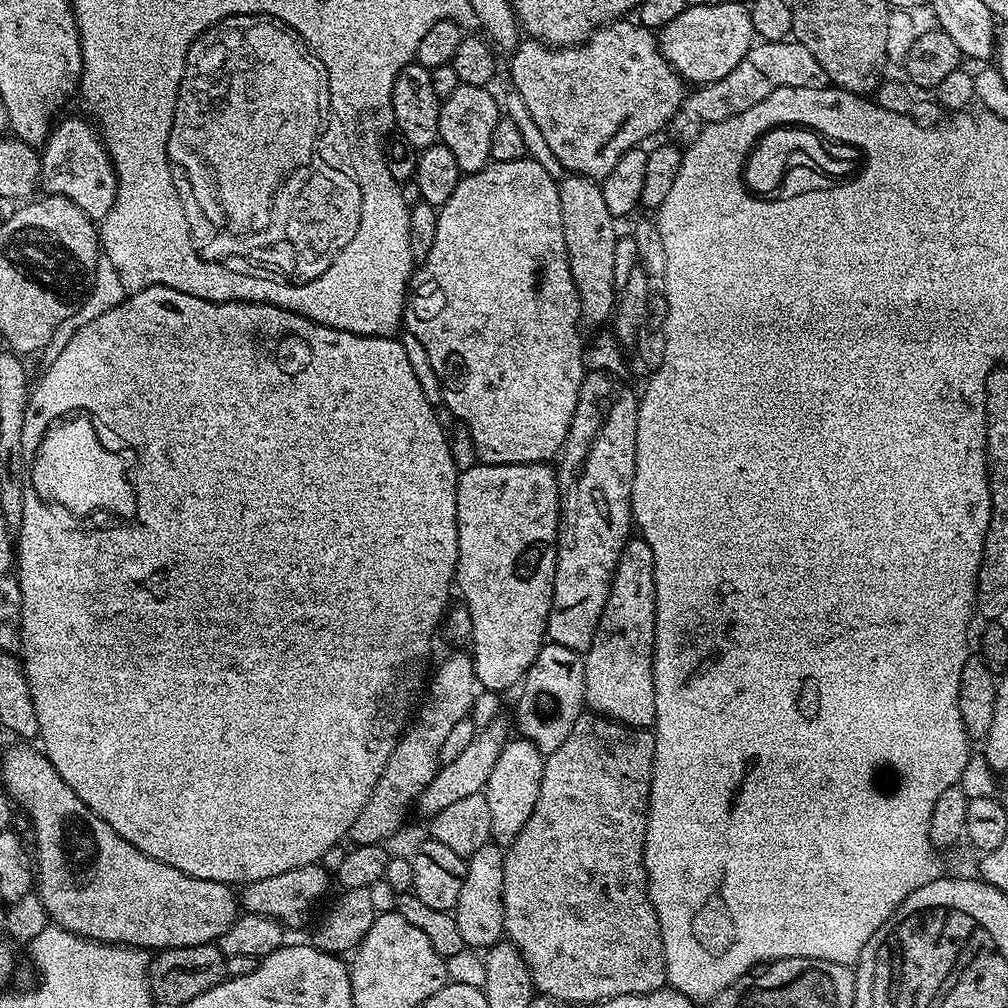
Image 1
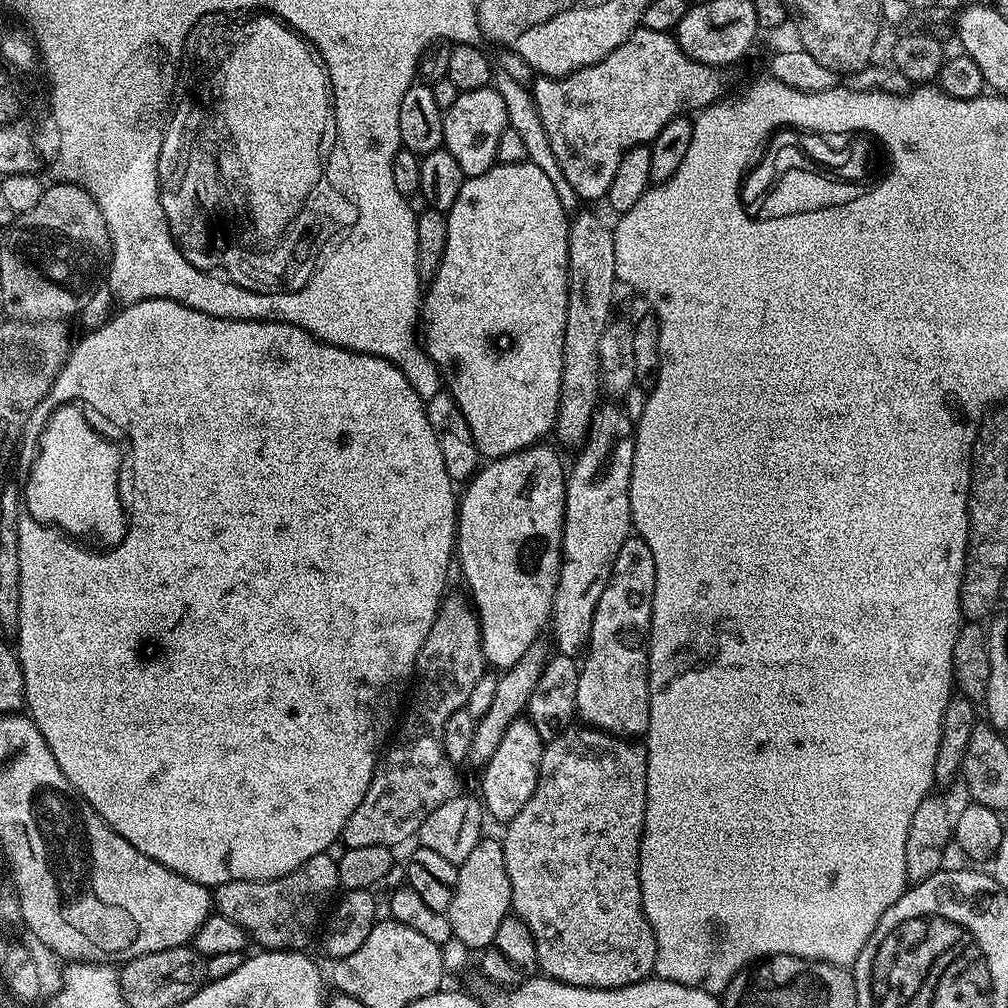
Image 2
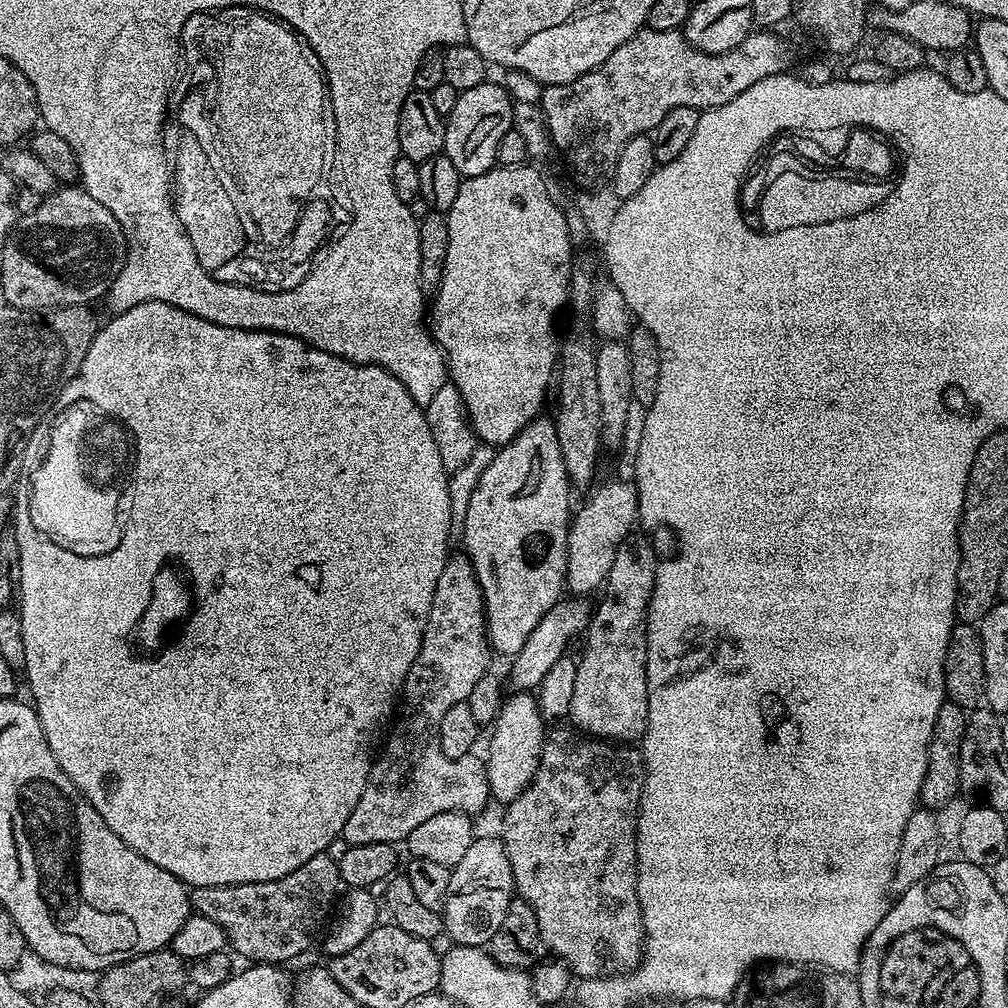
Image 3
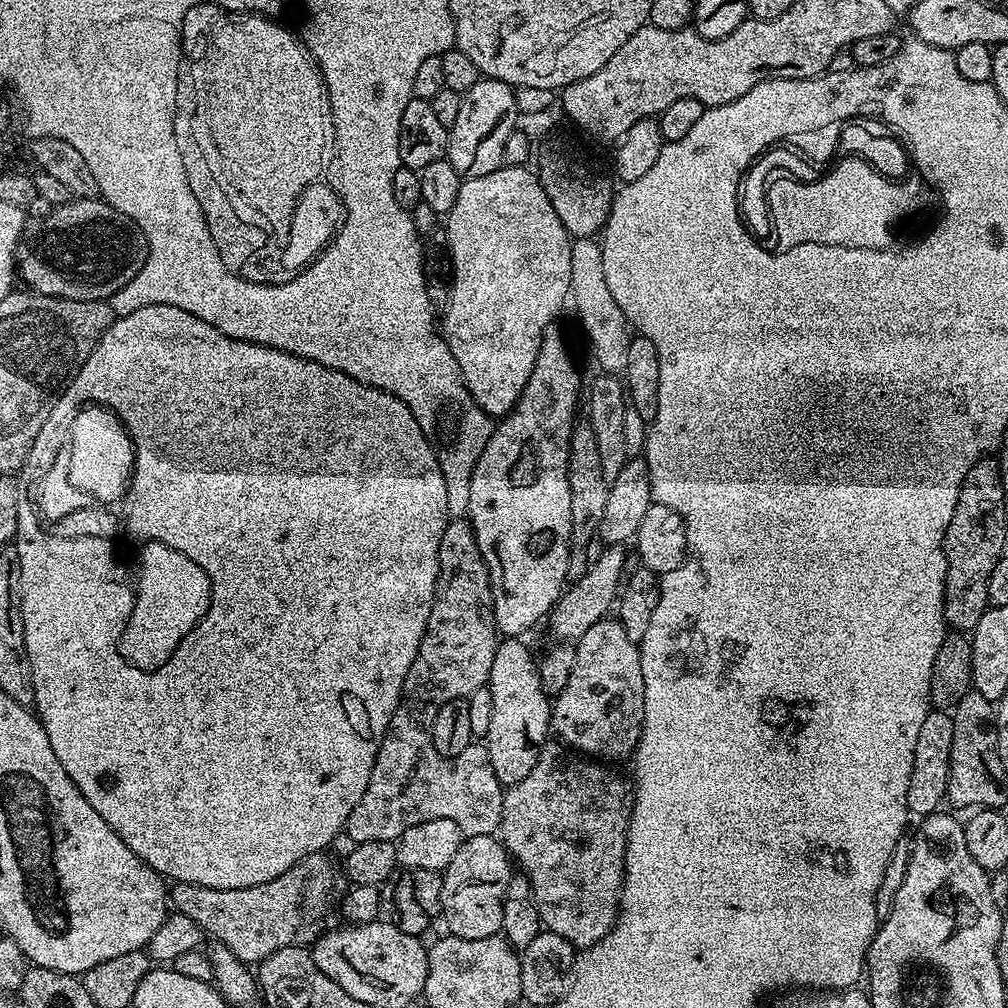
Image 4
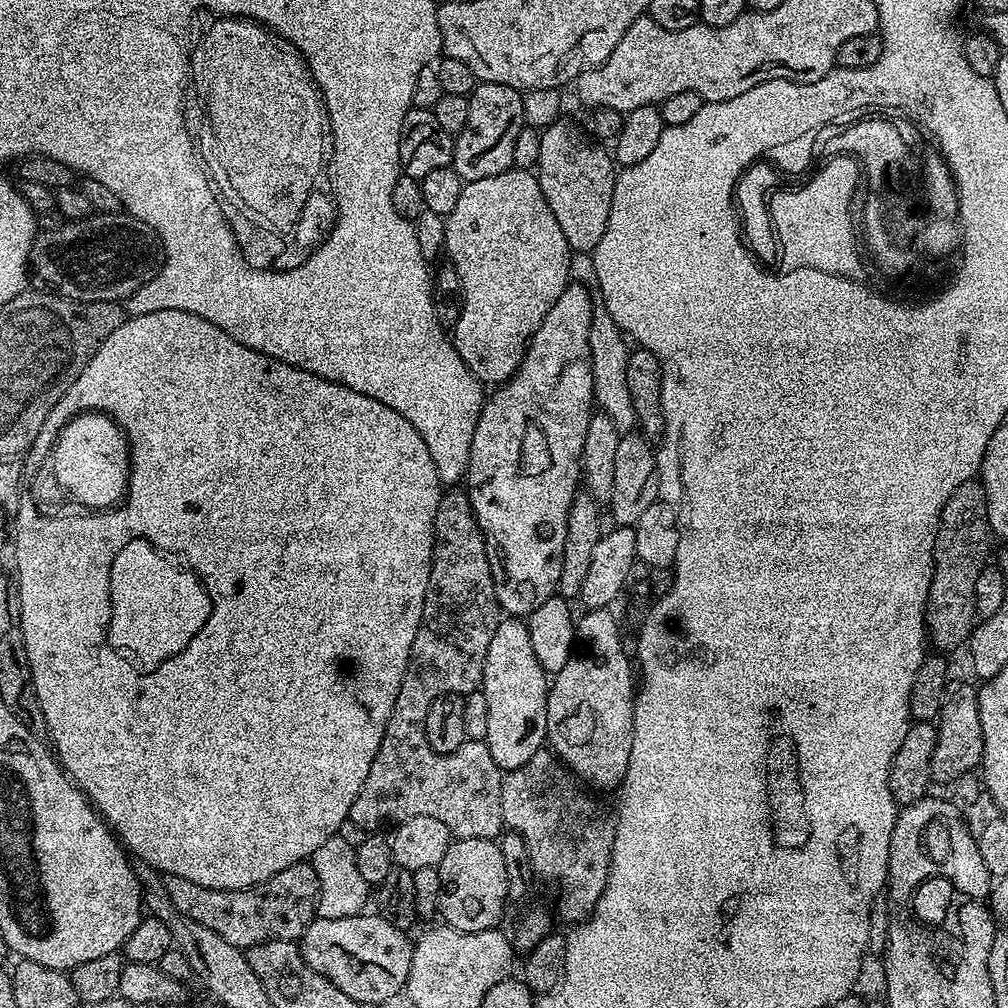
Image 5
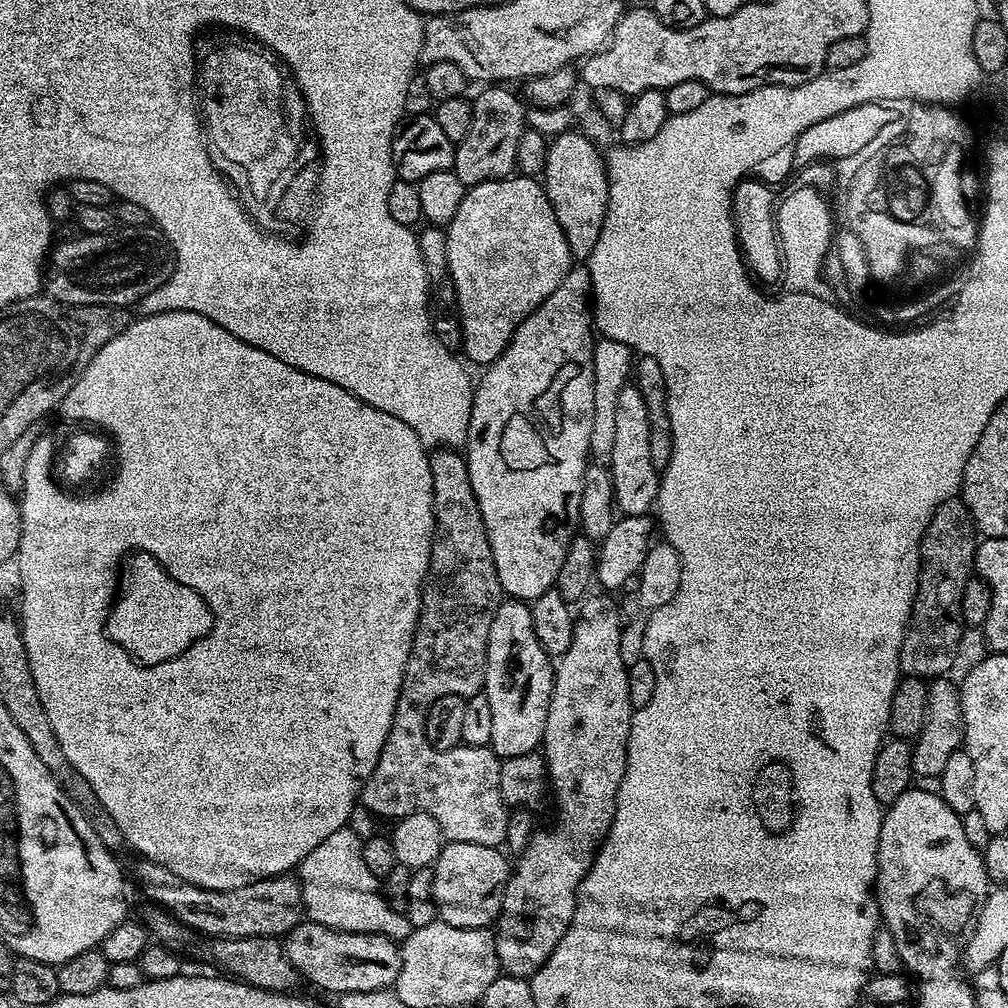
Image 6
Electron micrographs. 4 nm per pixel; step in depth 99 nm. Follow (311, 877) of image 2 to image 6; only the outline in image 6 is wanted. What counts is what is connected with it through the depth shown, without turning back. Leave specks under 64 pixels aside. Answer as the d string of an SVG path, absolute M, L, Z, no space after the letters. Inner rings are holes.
M137 859L136 876L140 879L140 888L149 896L153 905L159 906L166 912L171 912L185 929L193 933L205 932L205 937L219 938L229 936L237 940L247 936L275 936L283 938L294 925L305 919L303 892L300 881L295 875L271 876L258 882L250 882L246 886L238 886L234 890L206 890L178 878L174 870L166 870L166 866L158 866L153 860Z

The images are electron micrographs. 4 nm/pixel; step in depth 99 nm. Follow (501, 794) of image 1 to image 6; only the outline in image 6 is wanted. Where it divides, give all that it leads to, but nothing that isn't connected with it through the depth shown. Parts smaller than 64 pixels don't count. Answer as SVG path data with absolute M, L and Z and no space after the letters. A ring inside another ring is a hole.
M501 599L490 622L488 661L482 695L490 702L490 745L501 758L535 752L541 747L552 697L554 664L534 634L532 609L523 600Z

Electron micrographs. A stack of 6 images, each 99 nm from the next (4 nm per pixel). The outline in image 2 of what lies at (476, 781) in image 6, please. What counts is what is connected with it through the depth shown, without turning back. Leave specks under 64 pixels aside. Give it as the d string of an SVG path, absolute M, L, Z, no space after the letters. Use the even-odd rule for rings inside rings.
M464 608L441 611L430 634L426 634L426 642L416 659L414 687L402 723L391 741L392 749L390 744L379 757L366 798L358 802L358 810L354 810L354 814L350 814L350 822L346 822L342 837L346 848L392 848L411 836L413 839L419 833L422 822L426 822L426 818L430 818L442 802L457 795L457 769L444 753L446 718L467 705L470 693L485 671L480 621L475 611L468 609L467 612Z

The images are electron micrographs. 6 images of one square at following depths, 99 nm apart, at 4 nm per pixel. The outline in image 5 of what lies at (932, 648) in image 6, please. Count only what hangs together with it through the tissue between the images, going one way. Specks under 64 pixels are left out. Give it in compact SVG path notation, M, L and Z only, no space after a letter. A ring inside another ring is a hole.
M973 478L962 482L962 486L958 486L958 490L954 490L954 494L950 494L950 498L946 502L946 506L940 515L940 527L936 530L936 545L934 546L934 570L932 571L932 581L930 582L930 590L928 591L928 601L926 602L926 610L924 611L924 626L926 629L927 639L930 641L931 647L936 650L944 650L940 648L956 648L967 641L973 627L974 617L976 616L976 607L974 606L974 582L978 582L978 574L983 568L989 567L990 560L988 560L988 551L992 548L992 540L994 541L994 533L988 527L988 517L984 511L984 503L986 502L986 494L984 493L984 486L979 479Z

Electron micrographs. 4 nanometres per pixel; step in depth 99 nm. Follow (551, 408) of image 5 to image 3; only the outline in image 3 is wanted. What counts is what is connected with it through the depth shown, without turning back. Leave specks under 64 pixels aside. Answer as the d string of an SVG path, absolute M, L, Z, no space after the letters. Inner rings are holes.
M544 419L533 420L509 444L503 445L497 451L495 458L490 462L490 466L486 466L486 474L482 474L482 478L478 478L478 486L474 486L474 494L470 494L470 506L466 506L466 522L464 523L464 539L462 541L463 551L472 559L476 577L482 586L484 617L488 619L488 642L492 646L493 653L499 654L501 652L505 658L511 658L516 655L518 650L522 650L522 646L525 644L526 638L530 638L534 626L538 626L538 622L542 622L544 615L562 599L562 593L565 591L568 579L568 525L570 523L568 471L562 462L562 450L558 446L555 419Z

